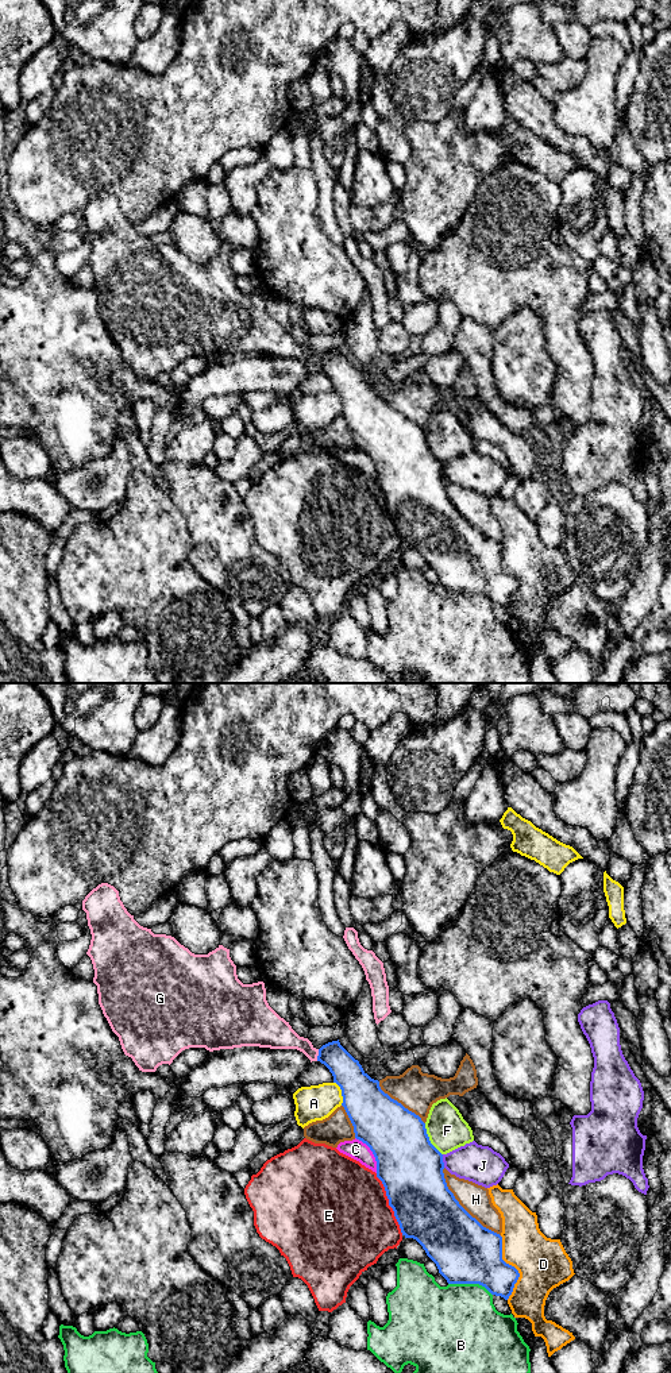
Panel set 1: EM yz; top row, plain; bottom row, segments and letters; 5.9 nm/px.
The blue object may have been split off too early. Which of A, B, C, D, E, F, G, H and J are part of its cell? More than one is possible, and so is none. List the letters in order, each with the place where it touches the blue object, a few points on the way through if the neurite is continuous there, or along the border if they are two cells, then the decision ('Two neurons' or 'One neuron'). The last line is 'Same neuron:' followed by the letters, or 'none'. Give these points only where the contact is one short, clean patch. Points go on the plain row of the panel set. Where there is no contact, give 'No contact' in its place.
A: Touches blue at yz (342, 402). Boundary: yz (334, 390), (340, 398), (342, 413). Two neurons
B: Touches blue at yz (470, 591). Two neurons
C: Touches blue at yz (373, 462). Two neurons
D: Touches blue at yz (513, 575). Two neurons
E: Touches blue at yz (389, 513). Two neurons
F: Touches blue at yz (428, 448). Boundary: yz (424, 432), (430, 451), (442, 463). Two neurons
G: Touches blue at yz (319, 363). Boundary: yz (319, 358), (316, 369). Two neurons
H: Touches blue at yz (461, 515). Two neurons
J: Touches blue at yz (442, 470). Two neurons
Same neuron: none

